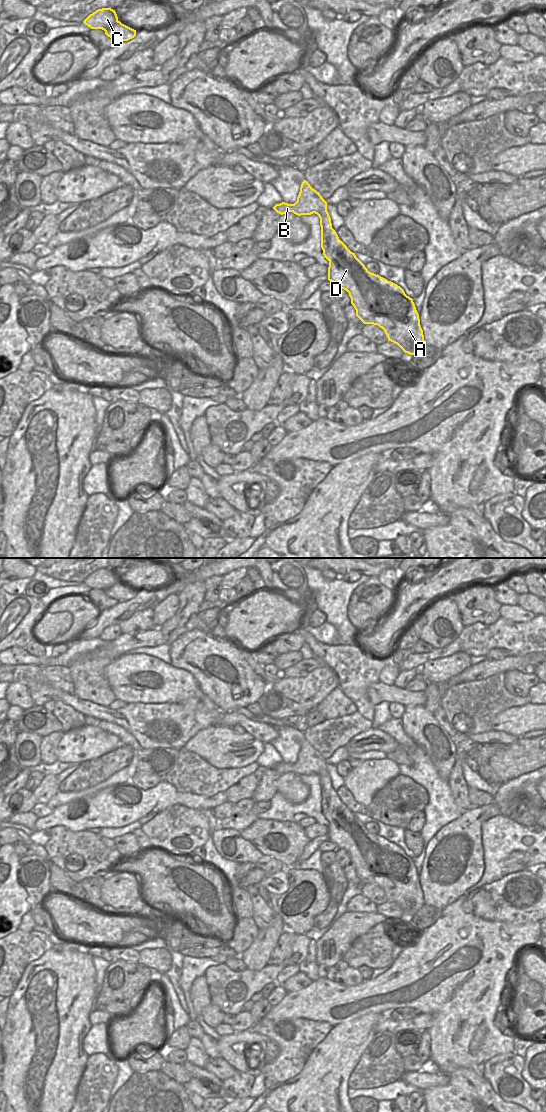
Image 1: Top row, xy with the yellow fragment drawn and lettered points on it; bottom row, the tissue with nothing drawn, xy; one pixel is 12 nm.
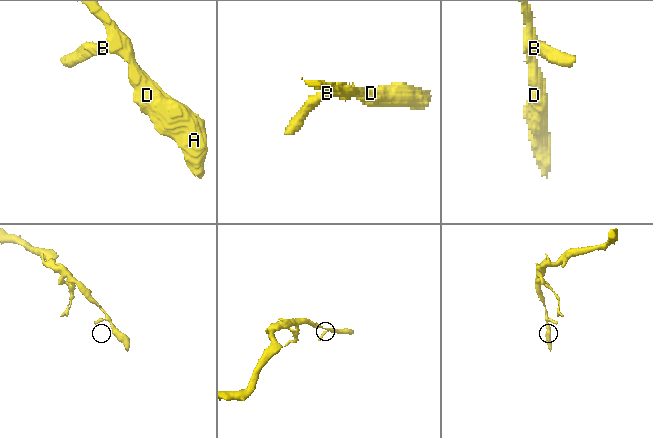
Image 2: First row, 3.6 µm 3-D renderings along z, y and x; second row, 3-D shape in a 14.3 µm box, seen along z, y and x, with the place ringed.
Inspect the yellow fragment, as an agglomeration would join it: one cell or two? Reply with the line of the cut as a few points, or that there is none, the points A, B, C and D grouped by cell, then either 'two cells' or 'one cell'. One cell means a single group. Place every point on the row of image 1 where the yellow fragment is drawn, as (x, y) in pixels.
no cut | A B C D | one cell

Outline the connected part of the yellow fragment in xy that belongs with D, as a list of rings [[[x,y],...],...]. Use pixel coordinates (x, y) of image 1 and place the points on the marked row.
[[[306,180],[302,182],[297,201],[294,204],[282,202],[276,204],[273,209],[281,215],[293,212],[298,216],[313,213],[319,216],[321,248],[324,257],[329,261],[328,280],[335,283],[337,289],[344,289],[349,293],[351,304],[356,310],[356,316],[364,324],[378,325],[384,330],[388,341],[397,344],[405,353],[410,355],[414,355],[425,344],[419,314],[413,299],[407,296],[397,284],[378,274],[369,272],[355,253],[347,248],[332,228],[331,218],[327,211],[327,202]]]

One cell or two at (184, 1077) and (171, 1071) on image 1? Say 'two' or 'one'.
one

